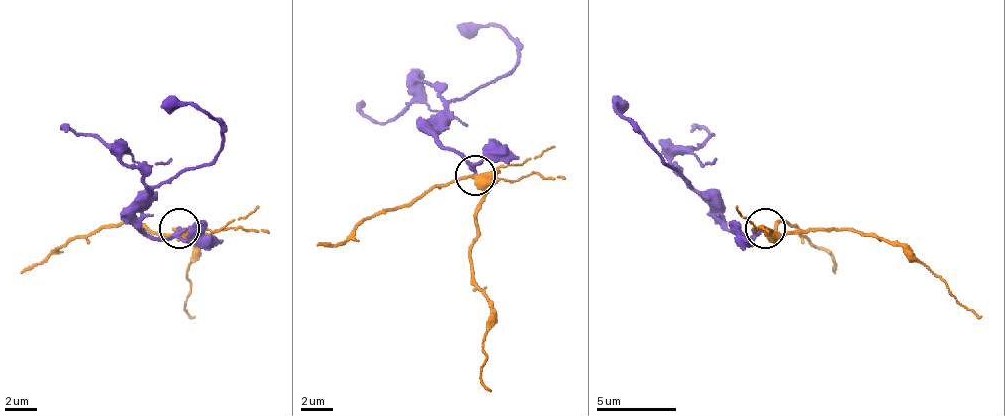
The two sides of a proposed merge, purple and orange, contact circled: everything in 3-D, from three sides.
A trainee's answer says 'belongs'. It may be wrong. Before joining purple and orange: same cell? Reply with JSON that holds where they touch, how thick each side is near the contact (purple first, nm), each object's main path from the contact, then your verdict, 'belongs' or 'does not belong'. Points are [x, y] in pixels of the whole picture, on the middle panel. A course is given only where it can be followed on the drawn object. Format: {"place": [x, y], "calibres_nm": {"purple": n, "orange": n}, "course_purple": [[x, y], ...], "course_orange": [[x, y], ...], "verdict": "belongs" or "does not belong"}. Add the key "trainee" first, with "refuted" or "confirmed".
{"trainee": "refuted", "place": [475, 175], "calibres_nm": {"purple": 190, "orange": 400}, "course_purple": [[474, 176], [446, 148], [438, 120], [454, 100], [502, 80], [518, 64], [518, 48], [498, 28], [458, 24]], "course_orange": [[474, 176], [482, 192], [470, 268], [490, 316], [482, 372], [490, 392]], "verdict": "does not belong"}

